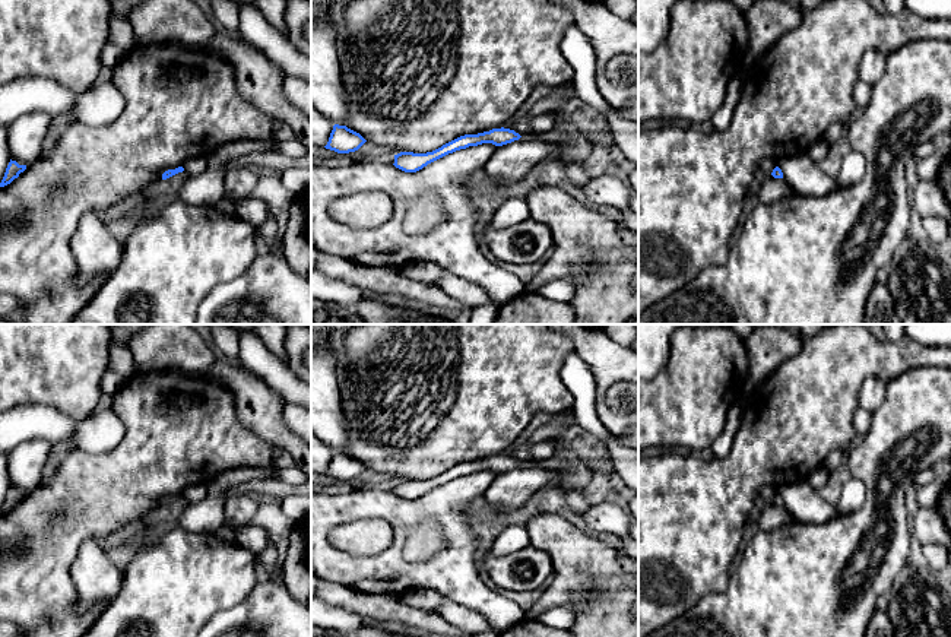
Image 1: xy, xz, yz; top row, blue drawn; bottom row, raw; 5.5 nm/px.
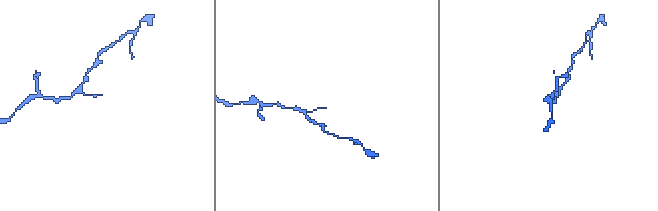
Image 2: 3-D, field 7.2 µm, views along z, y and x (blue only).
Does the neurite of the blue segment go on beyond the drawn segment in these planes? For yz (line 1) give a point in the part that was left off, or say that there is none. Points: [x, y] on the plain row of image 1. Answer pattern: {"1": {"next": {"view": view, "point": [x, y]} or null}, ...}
{"1": {"next": null}}

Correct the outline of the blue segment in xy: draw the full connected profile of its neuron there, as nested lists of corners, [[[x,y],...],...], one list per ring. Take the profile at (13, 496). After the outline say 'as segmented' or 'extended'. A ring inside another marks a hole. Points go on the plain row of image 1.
[[[16,488],[9,489],[4,504],[0,510],[0,514],[4,514],[7,511],[10,511],[15,506],[19,504],[20,500],[23,500],[26,497],[26,492],[19,492]]] | as segmented

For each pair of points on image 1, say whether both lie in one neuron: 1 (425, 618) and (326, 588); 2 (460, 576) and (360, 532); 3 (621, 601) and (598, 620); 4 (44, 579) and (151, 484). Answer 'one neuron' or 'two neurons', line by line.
1: one neuron
2: two neurons
3: one neuron
4: one neuron

